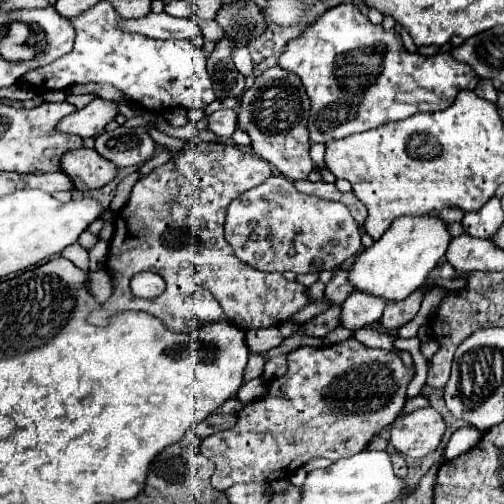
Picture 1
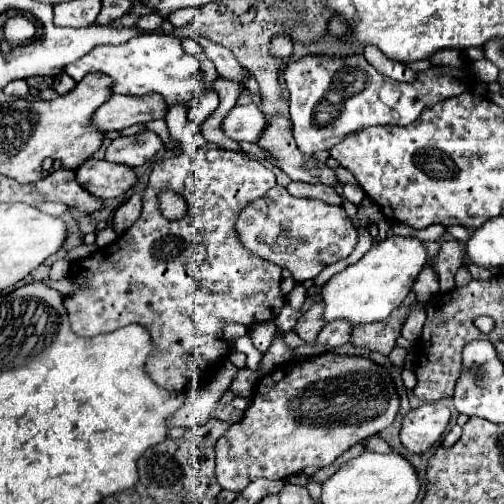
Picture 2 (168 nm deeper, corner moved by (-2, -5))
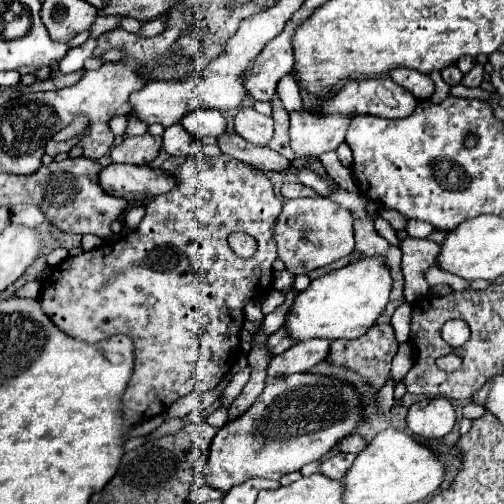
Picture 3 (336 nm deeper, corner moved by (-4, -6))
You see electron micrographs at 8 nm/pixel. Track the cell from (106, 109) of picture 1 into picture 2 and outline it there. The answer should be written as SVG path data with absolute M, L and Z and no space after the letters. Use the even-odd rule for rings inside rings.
M112 95L92 117L92 123L104 133L108 131L120 131L136 123L148 123L162 119L166 115L168 107L160 95L144 95L140 99L136 97L124 97L124 95Z

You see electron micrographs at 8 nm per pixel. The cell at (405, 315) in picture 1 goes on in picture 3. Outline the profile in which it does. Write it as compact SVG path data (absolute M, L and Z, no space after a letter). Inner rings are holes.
M374 324L366 336L354 340L334 340L328 360L344 364L366 376L374 390L386 384L390 362L398 350L392 324Z

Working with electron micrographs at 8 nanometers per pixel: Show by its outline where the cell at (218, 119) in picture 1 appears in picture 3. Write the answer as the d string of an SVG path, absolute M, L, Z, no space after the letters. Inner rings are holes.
M242 108L234 118L234 132L252 144L268 146L272 138L272 124L270 116L258 114L254 108Z

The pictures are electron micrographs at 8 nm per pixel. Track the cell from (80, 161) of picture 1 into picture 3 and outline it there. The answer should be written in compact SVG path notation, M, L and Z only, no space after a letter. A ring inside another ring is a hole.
M110 164L100 170L98 184L104 192L134 204L168 192L174 186L174 180L166 172L154 170L150 166Z

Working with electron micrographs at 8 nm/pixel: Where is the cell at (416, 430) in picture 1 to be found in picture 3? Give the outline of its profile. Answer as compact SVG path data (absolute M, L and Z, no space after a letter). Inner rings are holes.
M422 398L410 406L406 424L420 438L442 438L454 428L456 414L446 398Z

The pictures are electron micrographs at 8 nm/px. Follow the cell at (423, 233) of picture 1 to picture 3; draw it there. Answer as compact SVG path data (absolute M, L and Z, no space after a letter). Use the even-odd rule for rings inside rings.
M368 256L340 270L332 270L322 278L312 280L308 290L300 292L292 304L292 314L286 320L286 330L298 342L310 338L360 338L364 336L386 310L392 292L392 276L382 256Z

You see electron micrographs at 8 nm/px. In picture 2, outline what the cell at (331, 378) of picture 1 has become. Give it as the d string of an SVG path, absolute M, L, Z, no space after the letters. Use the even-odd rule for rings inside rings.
M316 355L310 359L292 361L274 373L264 375L258 381L250 407L244 411L244 419L230 425L230 429L216 443L216 479L222 489L240 493L248 483L258 477L288 479L306 467L326 467L334 463L352 445L364 441L370 435L384 431L398 413L398 395L392 385L390 373L364 357L340 357L340 355Z

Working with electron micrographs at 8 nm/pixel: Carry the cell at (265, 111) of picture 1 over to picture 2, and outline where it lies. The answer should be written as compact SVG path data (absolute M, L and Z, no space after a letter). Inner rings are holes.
M274 117L272 123L264 129L258 145L272 153L278 159L280 169L292 181L306 181L306 183L322 183L336 187L338 179L334 169L326 163L320 163L312 155L304 155L292 137L292 123L284 117Z

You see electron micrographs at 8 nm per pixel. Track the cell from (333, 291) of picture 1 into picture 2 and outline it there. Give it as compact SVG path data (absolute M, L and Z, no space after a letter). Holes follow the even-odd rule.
M320 301L306 313L302 313L302 317L298 319L298 323L294 325L294 333L306 341L306 343L312 343L316 339L316 335L320 333L324 321L322 321L322 307L320 307Z

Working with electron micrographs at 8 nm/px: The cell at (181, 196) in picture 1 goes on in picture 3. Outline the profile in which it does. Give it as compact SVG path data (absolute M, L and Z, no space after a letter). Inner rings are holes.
M220 154L220 156L214 156L214 158L206 158L206 156L190 156L186 162L182 162L180 166L176 166L176 170L172 172L174 176L174 182L176 186L166 192L166 194L160 194L160 196L154 196L148 204L146 204L146 216L142 218L140 226L130 232L124 240L118 240L118 242L112 242L110 246L108 244L102 244L100 248L94 248L90 252L84 252L80 256L74 256L74 258L66 258L62 264L58 264L56 268L52 268L50 276L44 280L44 286L42 286L42 294L40 294L40 300L42 300L42 308L44 312L54 320L54 324L58 324L58 328L62 328L66 334L78 338L78 340L84 340L84 342L98 342L98 340L104 340L112 334L128 334L134 342L134 352L136 352L136 362L134 362L134 374L130 378L130 384L122 396L122 410L124 410L124 416L130 424L138 424L142 420L148 420L148 418L154 418L162 412L166 412L170 408L170 404L194 390L214 390L222 380L224 376L230 372L230 368L234 366L234 362L238 360L240 356L240 330L244 326L244 306L252 300L264 300L268 296L268 290L272 288L272 282L274 282L274 272L272 272L272 264L274 260L278 258L276 254L276 248L274 248L274 242L272 242L272 226L274 226L274 220L278 216L278 212L282 210L282 200L276 198L274 194L274 186L270 182L270 178L266 176L266 172L260 172L258 168L252 168L248 164L242 164L240 160L234 160L232 156L226 156L226 154ZM232 232L246 232L246 234L252 234L252 238L258 242L258 250L254 256L250 258L242 258L238 254L234 254L234 250L228 246L228 236Z

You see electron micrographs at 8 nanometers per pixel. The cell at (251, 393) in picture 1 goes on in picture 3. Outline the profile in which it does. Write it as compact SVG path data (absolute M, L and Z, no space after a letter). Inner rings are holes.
M218 408L214 414L210 414L206 418L206 422L212 424L212 426L216 426L216 428L222 428L228 422L228 408Z

